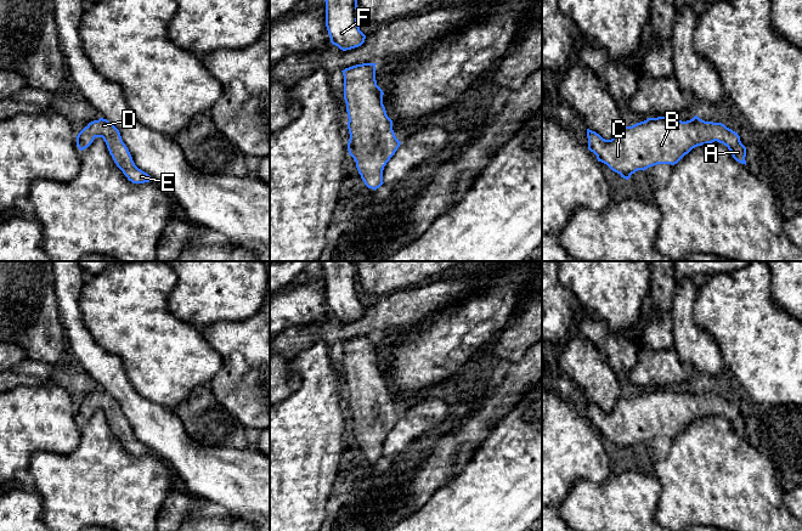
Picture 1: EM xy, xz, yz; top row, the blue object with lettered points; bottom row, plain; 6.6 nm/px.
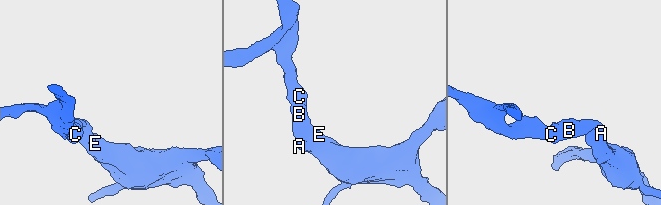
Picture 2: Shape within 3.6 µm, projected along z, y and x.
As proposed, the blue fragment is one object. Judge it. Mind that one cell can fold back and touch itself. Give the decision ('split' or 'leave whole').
leave whole

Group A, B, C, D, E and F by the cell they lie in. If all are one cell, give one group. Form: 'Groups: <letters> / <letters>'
Groups: A B C D E F

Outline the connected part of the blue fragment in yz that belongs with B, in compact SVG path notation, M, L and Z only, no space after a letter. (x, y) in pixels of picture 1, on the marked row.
M671 115L648 118L632 126L620 126L611 140L603 139L595 131L587 129L588 149L597 156L598 162L606 164L612 171L628 180L638 170L645 170L657 164L677 164L693 148L715 141L723 143L733 158L746 165L746 147L741 143L738 132L722 123L705 122L695 115L682 122Z

